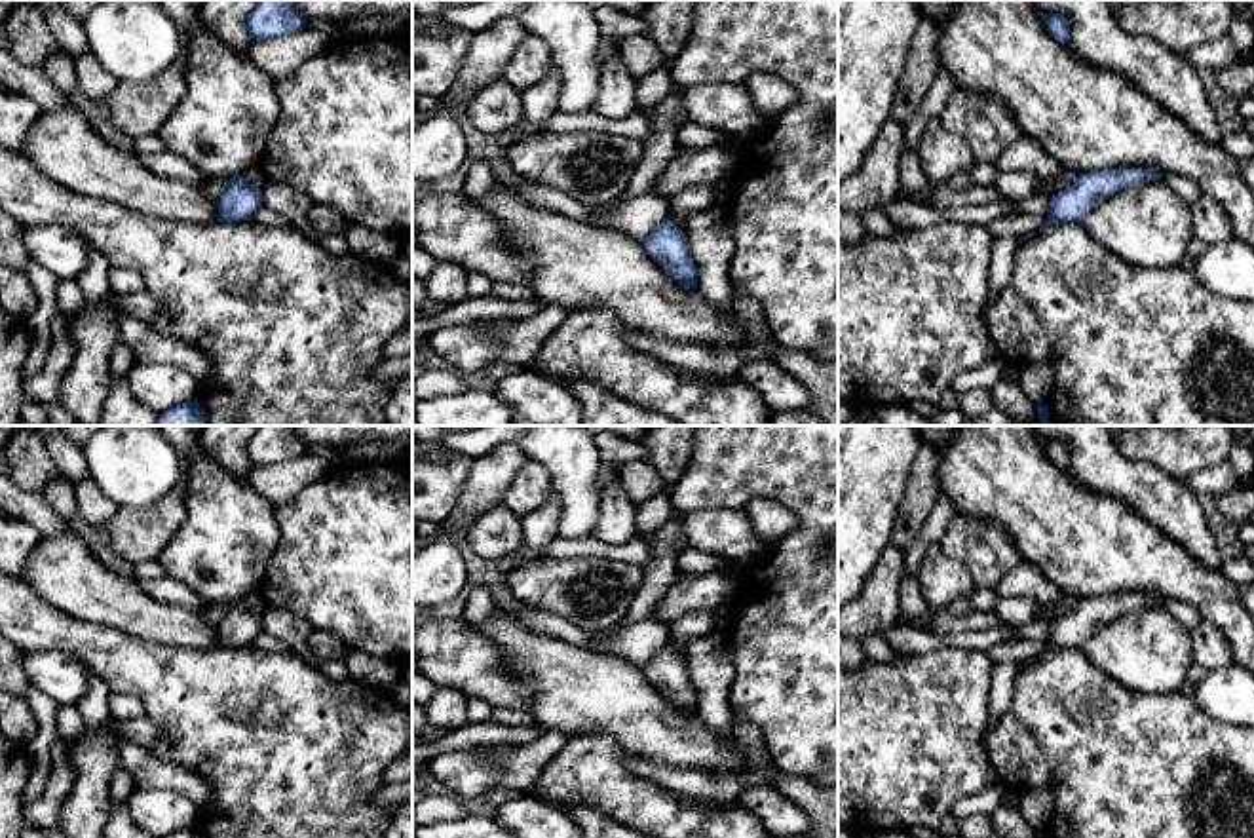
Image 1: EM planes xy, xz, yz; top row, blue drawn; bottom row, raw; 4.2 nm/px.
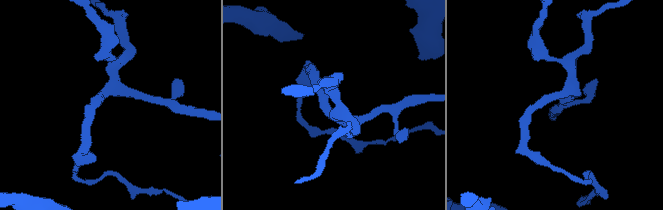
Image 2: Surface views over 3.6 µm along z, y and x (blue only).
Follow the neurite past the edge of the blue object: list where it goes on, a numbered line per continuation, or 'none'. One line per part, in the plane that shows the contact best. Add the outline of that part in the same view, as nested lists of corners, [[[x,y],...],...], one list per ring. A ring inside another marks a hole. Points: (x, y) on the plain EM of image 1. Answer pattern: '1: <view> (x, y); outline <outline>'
none

